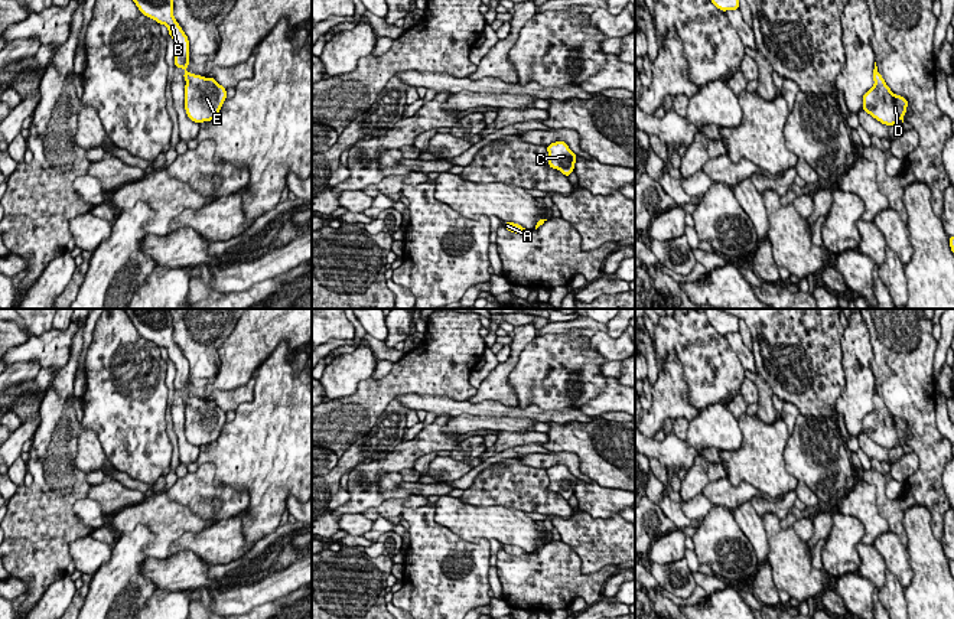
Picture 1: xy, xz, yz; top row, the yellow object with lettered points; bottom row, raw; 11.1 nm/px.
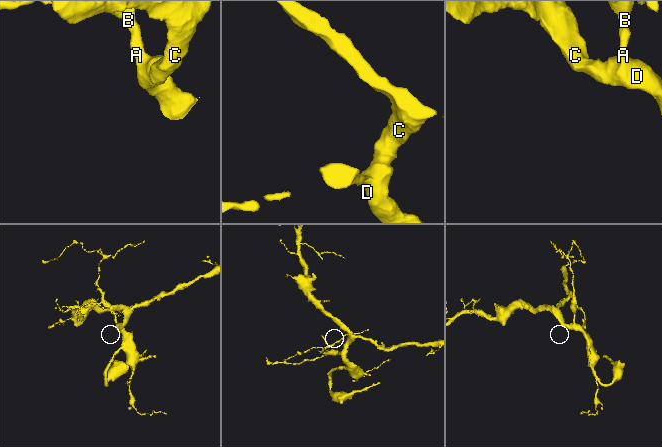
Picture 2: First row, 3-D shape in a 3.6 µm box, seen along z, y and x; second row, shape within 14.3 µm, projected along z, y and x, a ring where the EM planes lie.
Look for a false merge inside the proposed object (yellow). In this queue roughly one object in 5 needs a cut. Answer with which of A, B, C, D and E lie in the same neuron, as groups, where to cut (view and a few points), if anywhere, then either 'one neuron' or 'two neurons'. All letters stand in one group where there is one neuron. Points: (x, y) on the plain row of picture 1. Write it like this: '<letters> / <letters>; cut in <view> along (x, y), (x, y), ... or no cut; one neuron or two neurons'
A B C D E; no cut; one neuron

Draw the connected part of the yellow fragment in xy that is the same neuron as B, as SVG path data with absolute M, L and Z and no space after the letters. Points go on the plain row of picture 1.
M124 309L139 333L159 348L166 348L169 359L176 366L175 390L183 391L185 434L186 439L201 447L216 442L227 413L215 401L189 397L189 362L173 339L173 322L169 309Z

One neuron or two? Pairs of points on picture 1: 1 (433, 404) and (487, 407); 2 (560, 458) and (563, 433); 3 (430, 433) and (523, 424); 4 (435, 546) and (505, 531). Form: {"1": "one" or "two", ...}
{"1": "one", "2": "two", "3": "two", "4": "two"}

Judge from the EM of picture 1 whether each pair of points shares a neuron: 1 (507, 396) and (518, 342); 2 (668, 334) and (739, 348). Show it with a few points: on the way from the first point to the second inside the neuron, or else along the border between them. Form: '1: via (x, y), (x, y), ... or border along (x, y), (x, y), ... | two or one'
1: via (502, 383), (502, 371), (514, 355) | one
2: border along (723, 335), (745, 368) | two

